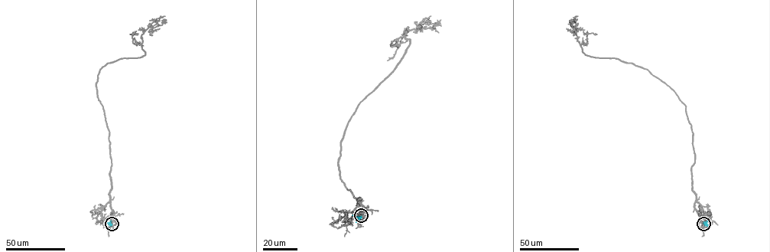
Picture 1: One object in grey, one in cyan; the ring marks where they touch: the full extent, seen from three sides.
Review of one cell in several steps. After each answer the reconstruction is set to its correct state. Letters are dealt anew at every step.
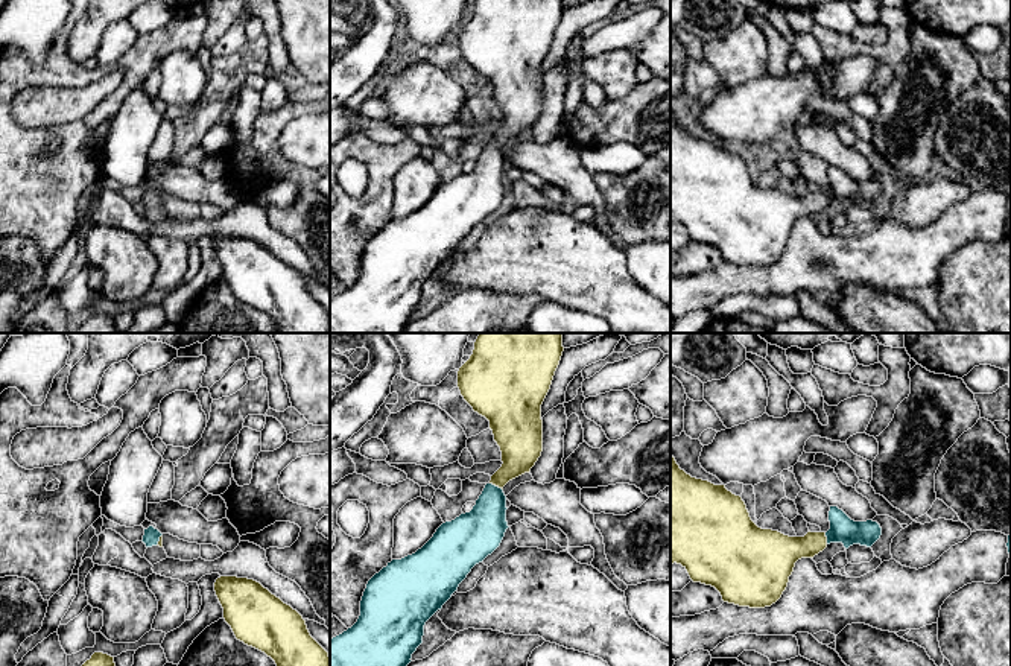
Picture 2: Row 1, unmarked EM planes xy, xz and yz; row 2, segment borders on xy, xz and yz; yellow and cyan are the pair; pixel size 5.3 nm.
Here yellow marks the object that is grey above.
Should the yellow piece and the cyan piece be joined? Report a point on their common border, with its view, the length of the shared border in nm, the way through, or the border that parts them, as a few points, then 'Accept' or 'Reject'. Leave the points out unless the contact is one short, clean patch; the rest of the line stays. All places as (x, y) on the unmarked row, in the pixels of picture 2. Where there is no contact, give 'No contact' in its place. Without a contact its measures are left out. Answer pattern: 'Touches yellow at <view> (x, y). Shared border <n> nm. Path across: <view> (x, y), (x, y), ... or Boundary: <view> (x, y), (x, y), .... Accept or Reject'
Touches yellow at xz (496, 145). Shared border 80 nm. Path across: xz (520, 105), (517, 120), (496, 145), (488, 178), (482, 189). Accept

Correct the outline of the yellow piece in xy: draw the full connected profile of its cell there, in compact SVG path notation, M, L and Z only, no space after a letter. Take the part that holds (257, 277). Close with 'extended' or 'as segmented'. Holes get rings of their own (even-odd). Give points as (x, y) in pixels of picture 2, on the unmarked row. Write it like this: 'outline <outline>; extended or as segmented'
outline M220 236L214 242L214 251L236 298L271 316L277 324L277 333L330 333L330 315L310 295L303 275L260 242Z; as segmented

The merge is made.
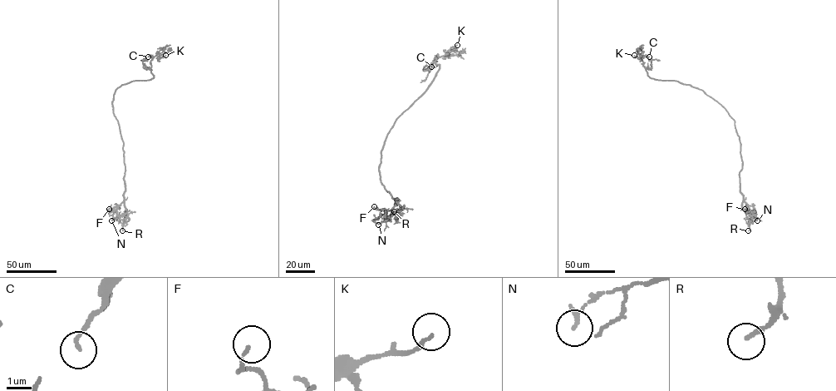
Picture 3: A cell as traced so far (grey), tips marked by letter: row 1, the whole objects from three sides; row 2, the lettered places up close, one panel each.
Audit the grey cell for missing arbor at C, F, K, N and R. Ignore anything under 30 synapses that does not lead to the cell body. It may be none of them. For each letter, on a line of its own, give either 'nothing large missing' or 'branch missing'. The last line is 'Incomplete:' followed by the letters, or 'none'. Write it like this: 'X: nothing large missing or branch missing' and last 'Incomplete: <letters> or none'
C: nothing large missing
F: nothing large missing
K: nothing large missing
N: nothing large missing
R: nothing large missing
Incomplete: none

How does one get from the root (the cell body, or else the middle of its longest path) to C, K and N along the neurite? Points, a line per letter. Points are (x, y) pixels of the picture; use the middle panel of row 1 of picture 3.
C: (380, 173), (381, 150), (387, 133), (395, 120), (430, 83), (439, 67), (435, 57), (439, 57), (431, 66)
K: (380, 173), (381, 150), (395, 121), (431, 81), (439, 67), (435, 57), (445, 56), (457, 45)
N: (380, 173), (381, 181), (396, 202), (398, 199), (395, 203), (400, 208), (386, 221), (378, 225)

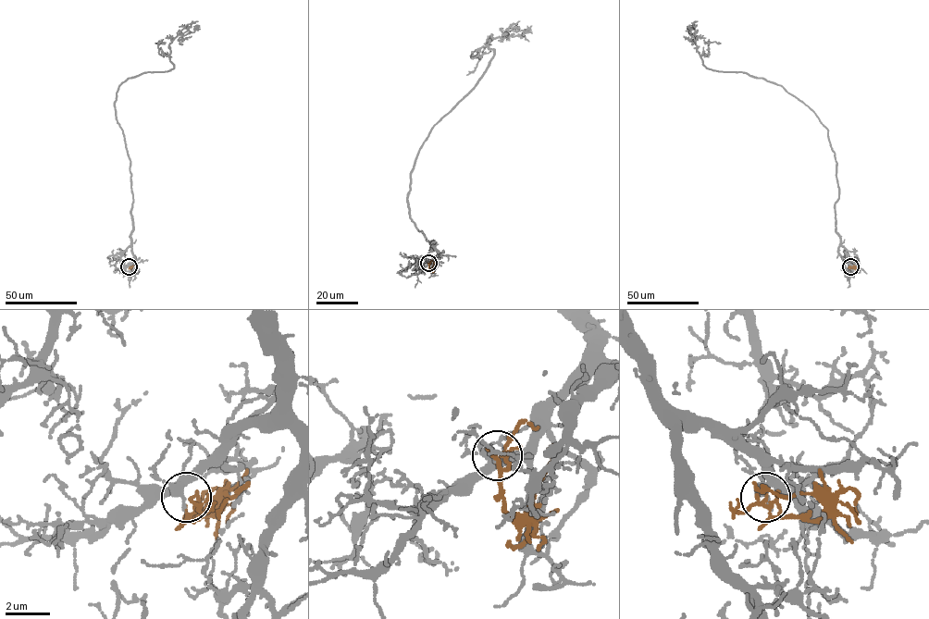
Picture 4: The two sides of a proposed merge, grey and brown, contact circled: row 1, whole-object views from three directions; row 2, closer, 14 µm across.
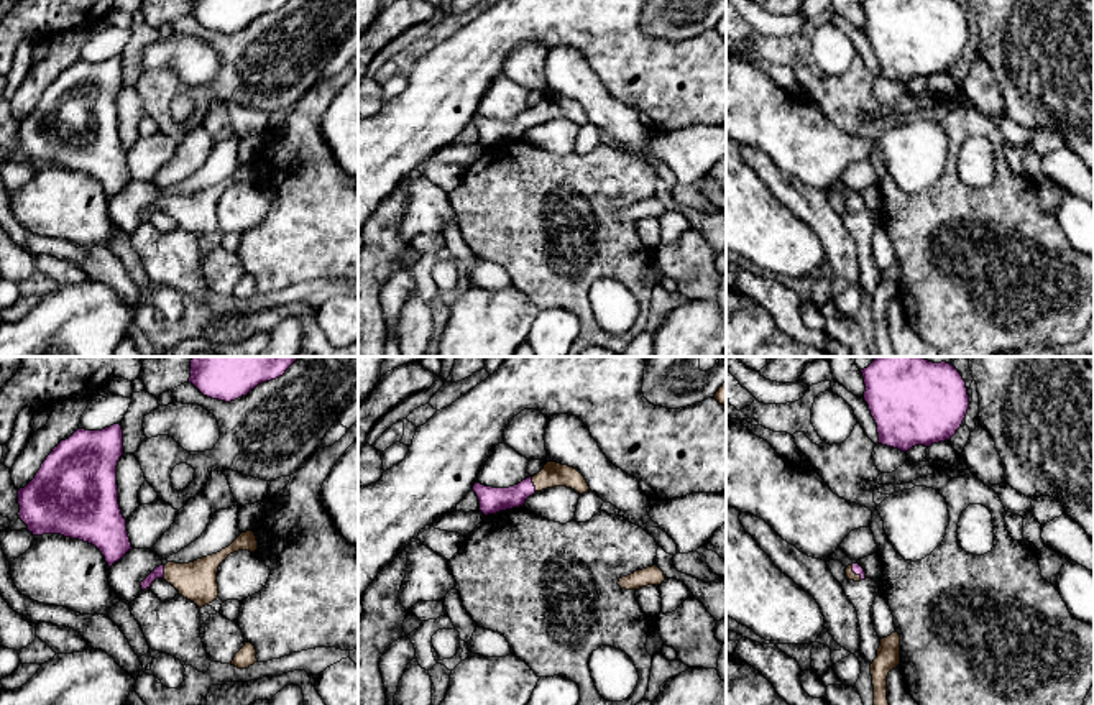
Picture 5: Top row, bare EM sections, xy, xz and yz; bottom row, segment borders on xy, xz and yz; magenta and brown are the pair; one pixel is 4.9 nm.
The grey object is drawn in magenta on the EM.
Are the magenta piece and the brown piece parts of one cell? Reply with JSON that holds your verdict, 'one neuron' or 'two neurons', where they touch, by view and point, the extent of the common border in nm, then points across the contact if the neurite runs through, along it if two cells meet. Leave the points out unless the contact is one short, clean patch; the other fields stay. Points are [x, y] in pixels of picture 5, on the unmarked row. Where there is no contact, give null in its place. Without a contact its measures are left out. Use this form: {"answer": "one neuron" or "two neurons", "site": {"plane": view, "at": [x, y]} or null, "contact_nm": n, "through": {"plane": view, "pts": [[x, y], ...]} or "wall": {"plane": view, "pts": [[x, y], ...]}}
{"answer": "one neuron", "site": {"plane": "xz", "at": [533, 115]}, "contact_nm": 80, "through": {"plane": "xz", "pts": [[491, 132], [514, 129], [533, 115], [554, 105]]}}

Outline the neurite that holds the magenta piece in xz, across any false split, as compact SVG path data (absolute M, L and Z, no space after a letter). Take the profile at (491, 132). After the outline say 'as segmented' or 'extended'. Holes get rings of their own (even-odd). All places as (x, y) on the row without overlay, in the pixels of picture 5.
M547 94L537 107L529 108L514 118L493 120L476 113L473 123L478 128L480 143L488 148L524 138L526 131L536 123L555 118L567 118L580 127L590 122L585 108L577 100L557 94Z; extended

